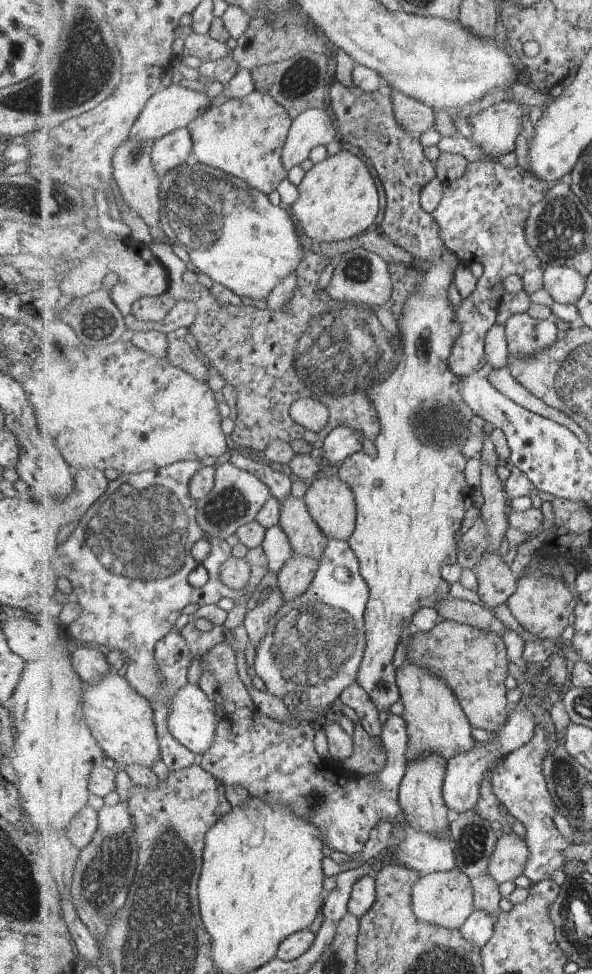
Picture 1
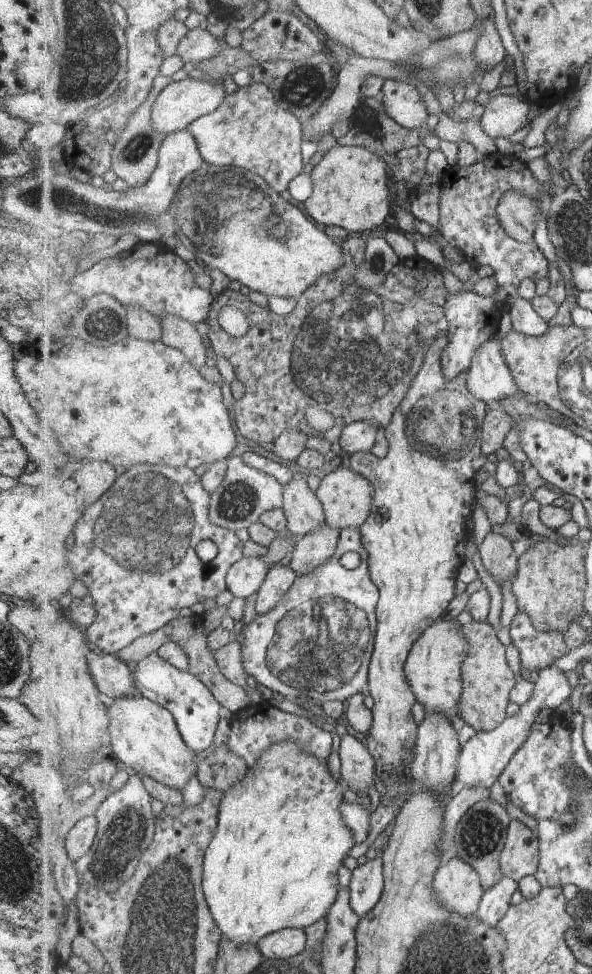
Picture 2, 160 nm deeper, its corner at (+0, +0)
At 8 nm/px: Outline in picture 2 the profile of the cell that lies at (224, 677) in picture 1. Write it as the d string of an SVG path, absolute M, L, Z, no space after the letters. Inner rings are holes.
M238 637L227 644L227 646L215 652L216 661L218 662L220 672L225 678L247 689L247 692L252 698L252 702L257 704L258 702L262 702L262 699L261 696L259 696L259 692L248 687L247 679L251 678L251 676L249 676L244 667L242 647L243 644L240 637Z

